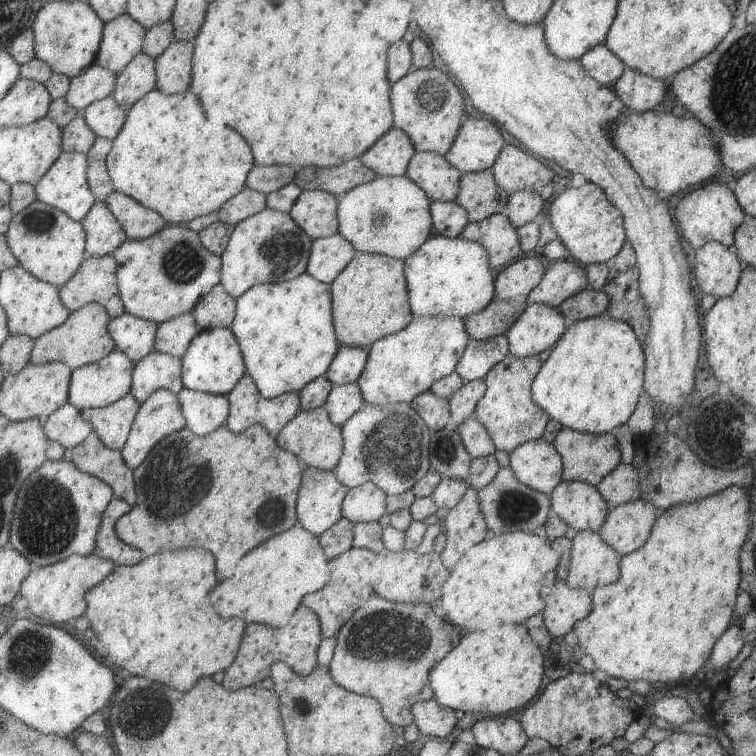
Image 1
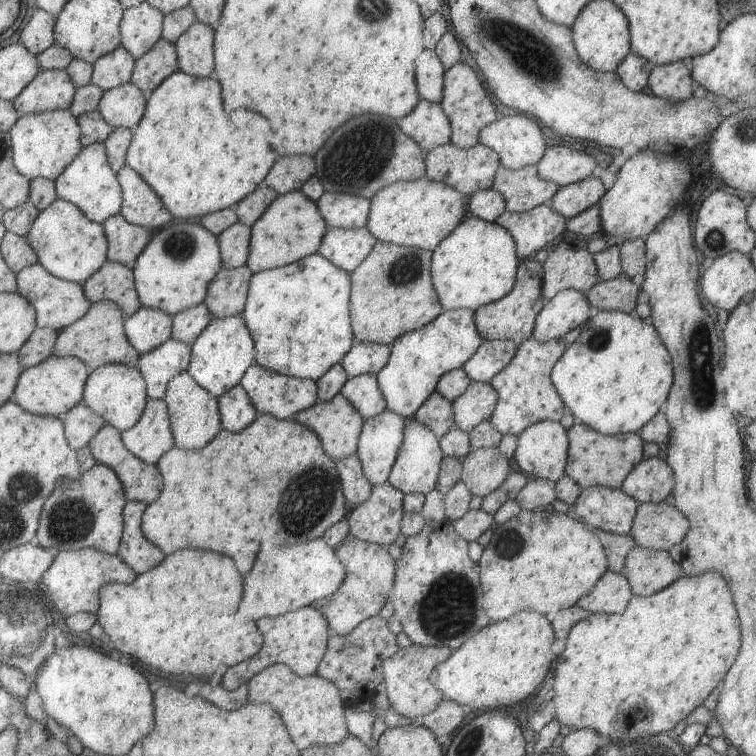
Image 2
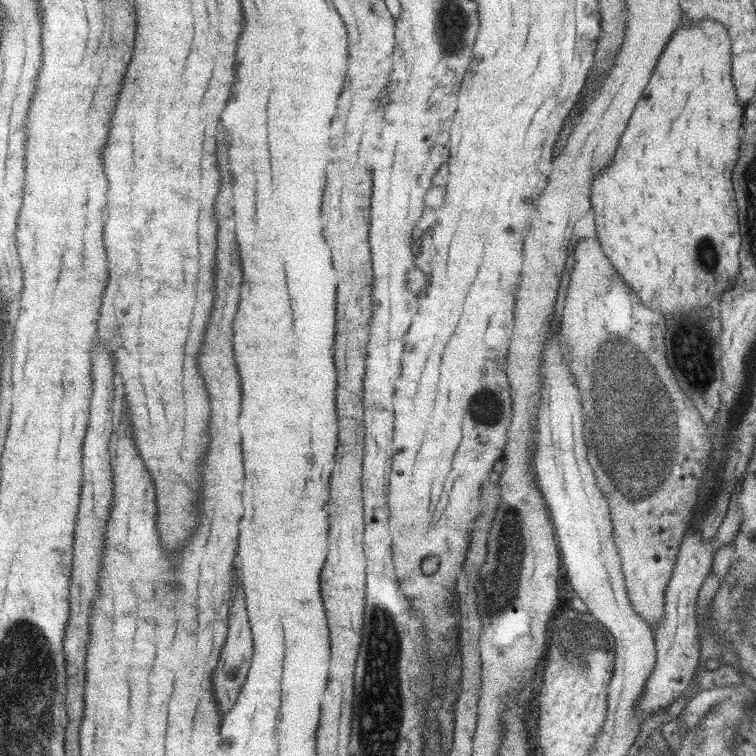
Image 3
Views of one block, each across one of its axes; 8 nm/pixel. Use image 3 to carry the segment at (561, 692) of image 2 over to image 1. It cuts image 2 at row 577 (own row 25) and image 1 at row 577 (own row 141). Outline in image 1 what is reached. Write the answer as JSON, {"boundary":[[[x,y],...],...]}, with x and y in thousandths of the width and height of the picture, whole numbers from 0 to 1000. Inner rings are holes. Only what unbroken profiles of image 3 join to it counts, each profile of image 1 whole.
{"boundary":[[[970,642],[930,661],[877,673],[880,677],[866,688],[856,717],[845,728],[820,737],[819,767],[780,780],[782,807],[761,823],[757,835],[788,884],[823,902],[853,899],[872,909],[907,905],[935,877],[943,852],[962,833],[972,812],[978,728],[992,701],[988,655],[989,646]]]}

